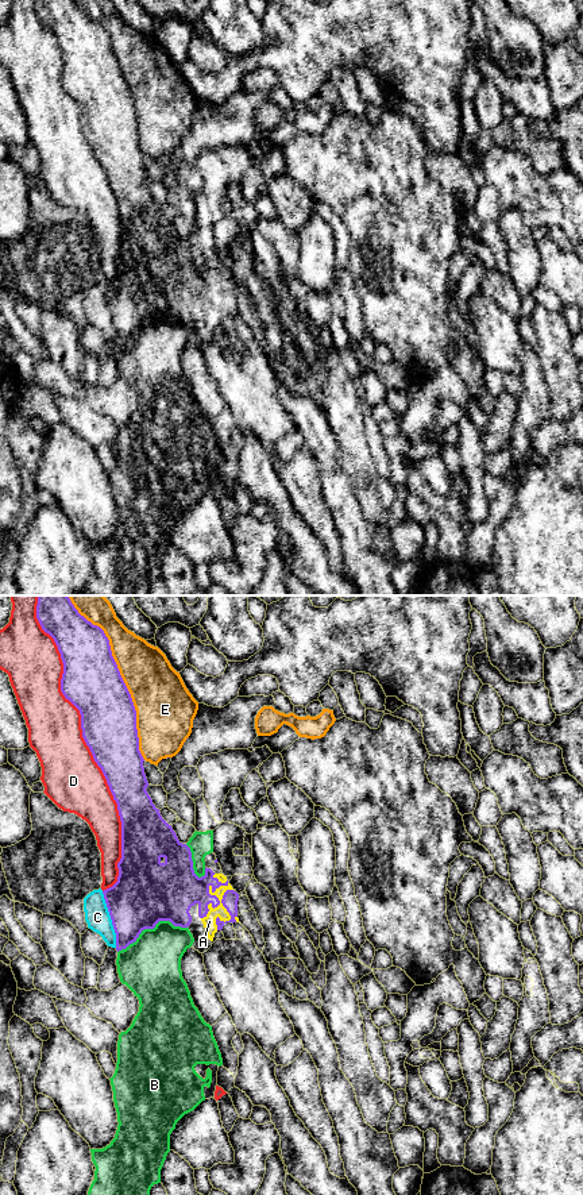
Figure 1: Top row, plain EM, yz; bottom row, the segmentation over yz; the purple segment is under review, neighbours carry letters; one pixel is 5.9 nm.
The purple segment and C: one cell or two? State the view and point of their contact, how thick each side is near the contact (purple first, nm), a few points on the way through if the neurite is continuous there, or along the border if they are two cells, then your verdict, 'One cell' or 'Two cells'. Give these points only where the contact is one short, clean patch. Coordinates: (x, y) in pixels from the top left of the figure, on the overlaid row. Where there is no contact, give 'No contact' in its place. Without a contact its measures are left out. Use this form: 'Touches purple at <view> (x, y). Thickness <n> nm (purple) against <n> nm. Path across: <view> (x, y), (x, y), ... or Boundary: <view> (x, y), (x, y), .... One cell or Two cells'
Touches purple at yz (111, 918). Thickness 360 nm (purple) against 150 nm. Two cells

